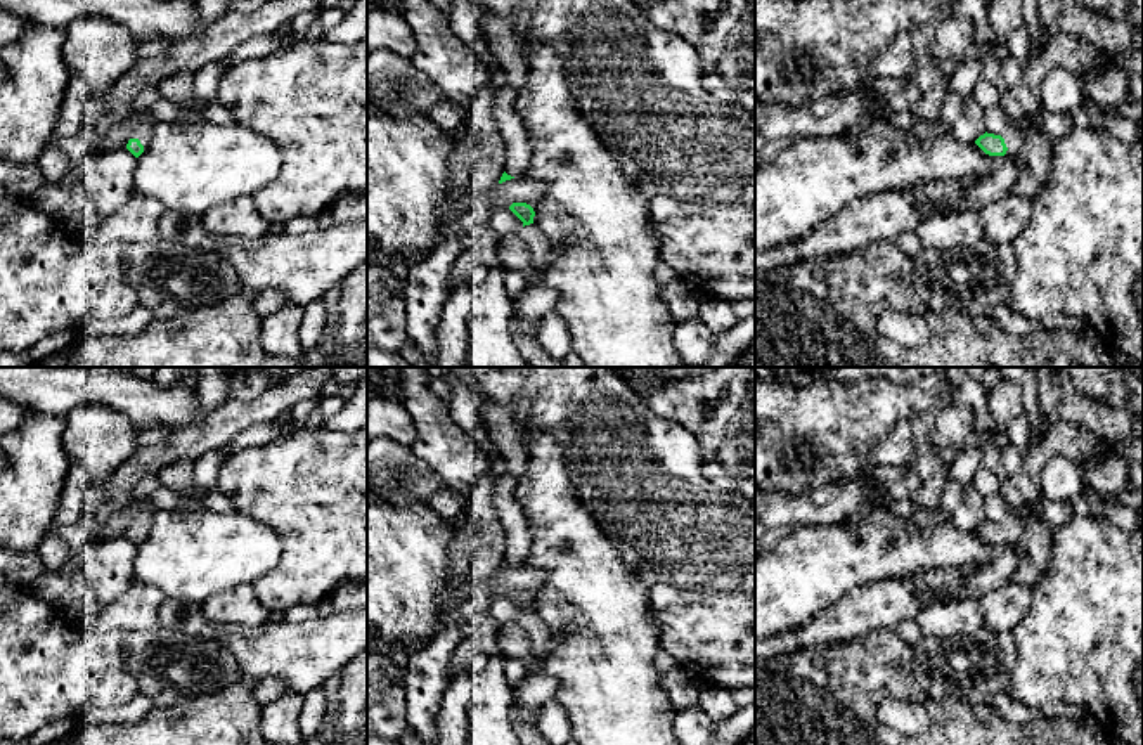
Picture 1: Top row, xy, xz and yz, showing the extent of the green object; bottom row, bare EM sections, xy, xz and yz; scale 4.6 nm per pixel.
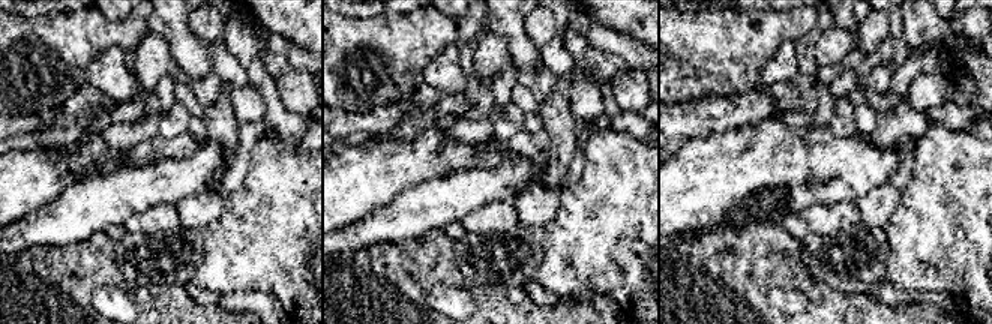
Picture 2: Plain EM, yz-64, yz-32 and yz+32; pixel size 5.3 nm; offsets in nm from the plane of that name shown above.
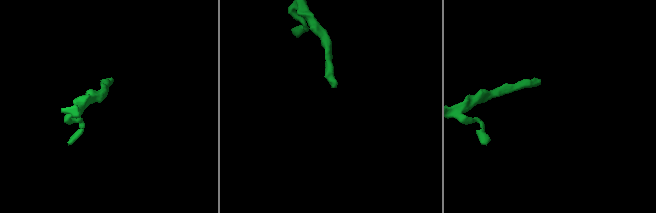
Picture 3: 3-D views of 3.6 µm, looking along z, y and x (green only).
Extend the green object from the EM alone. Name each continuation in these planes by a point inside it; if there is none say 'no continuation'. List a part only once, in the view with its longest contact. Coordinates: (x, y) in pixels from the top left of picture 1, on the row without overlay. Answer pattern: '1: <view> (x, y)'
1: xy (144, 524)

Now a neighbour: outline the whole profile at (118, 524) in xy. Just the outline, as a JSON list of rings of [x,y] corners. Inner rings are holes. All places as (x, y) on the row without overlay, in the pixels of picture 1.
[[[149,499],[128,504],[126,508],[111,513],[106,525],[97,530],[97,537],[123,535],[128,532],[133,520],[149,516],[154,516]]]

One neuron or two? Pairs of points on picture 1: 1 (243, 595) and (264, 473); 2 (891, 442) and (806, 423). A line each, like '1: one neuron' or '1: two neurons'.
1: two neurons
2: two neurons

